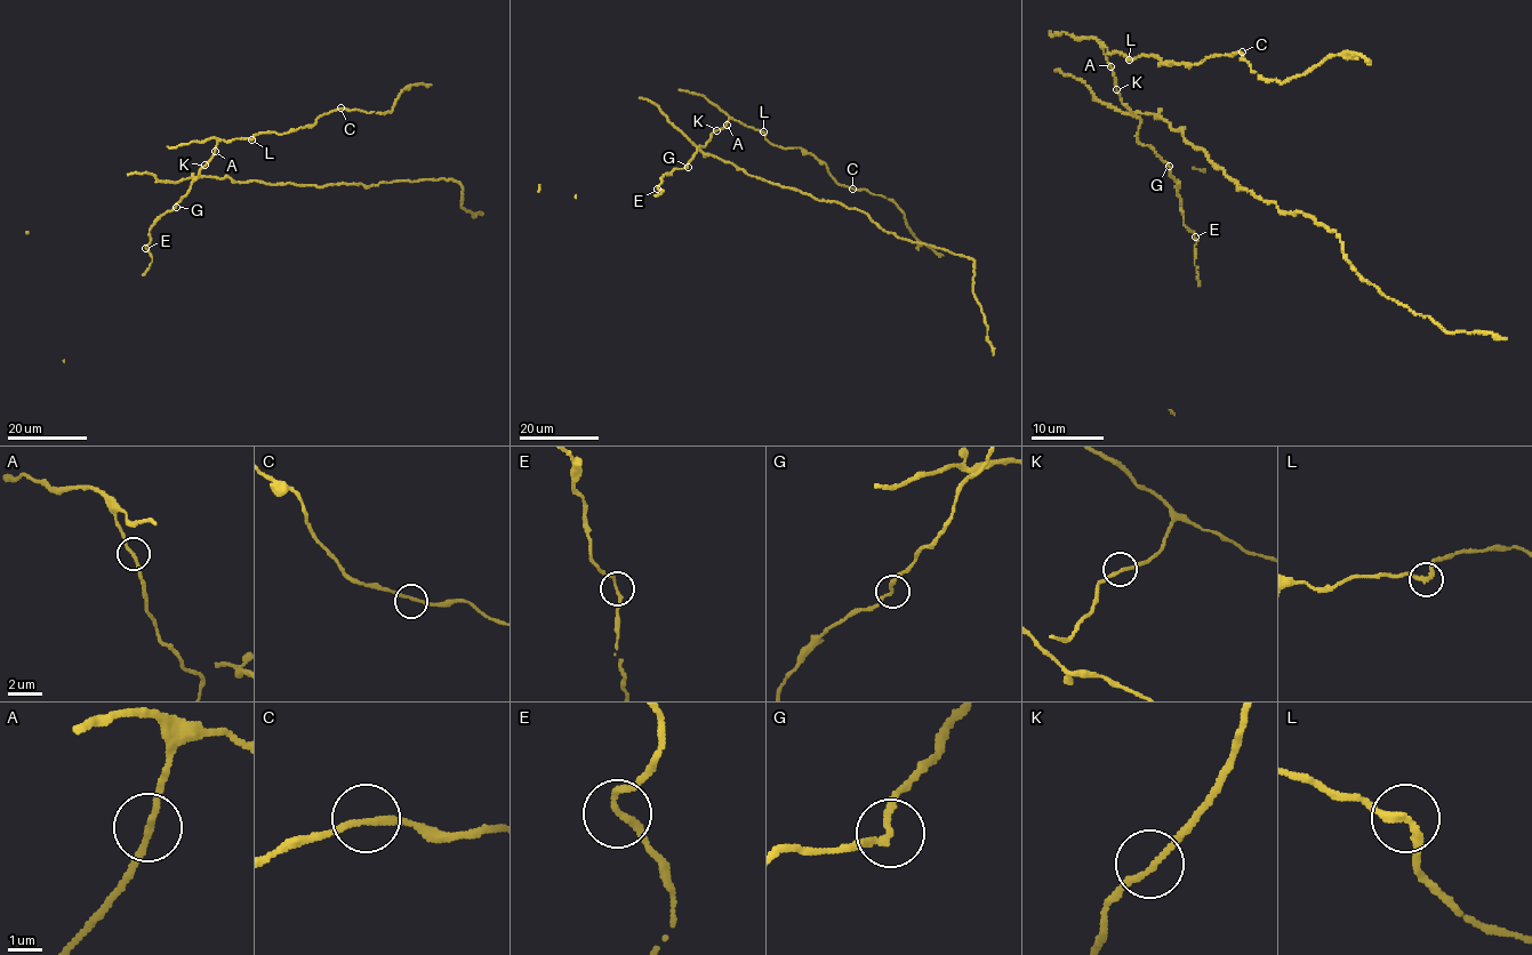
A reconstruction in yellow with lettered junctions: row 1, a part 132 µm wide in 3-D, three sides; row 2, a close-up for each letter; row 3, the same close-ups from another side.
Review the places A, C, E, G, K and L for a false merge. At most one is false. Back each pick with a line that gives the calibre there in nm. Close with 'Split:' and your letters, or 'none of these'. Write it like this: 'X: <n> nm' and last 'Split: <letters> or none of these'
Split: none of these

